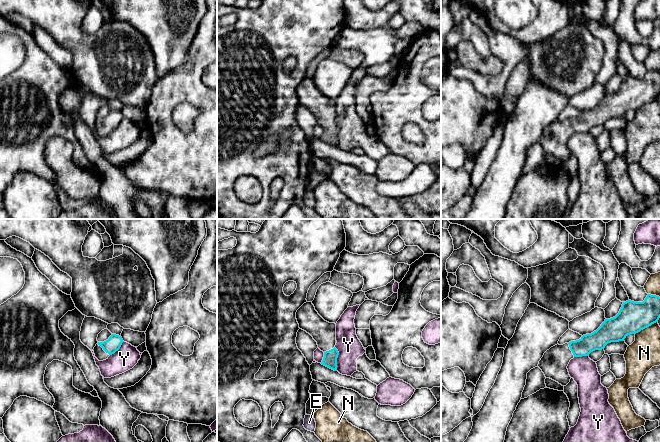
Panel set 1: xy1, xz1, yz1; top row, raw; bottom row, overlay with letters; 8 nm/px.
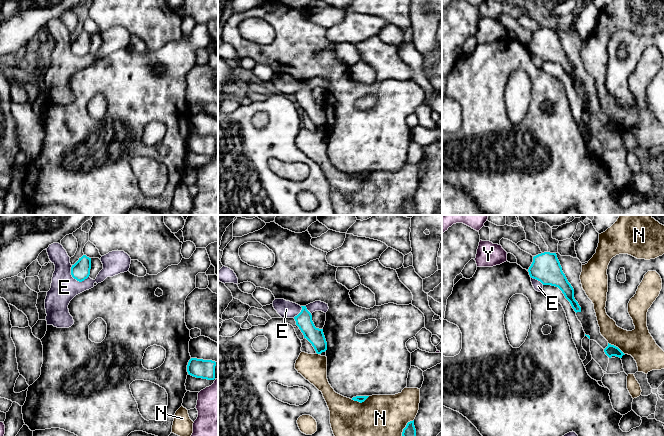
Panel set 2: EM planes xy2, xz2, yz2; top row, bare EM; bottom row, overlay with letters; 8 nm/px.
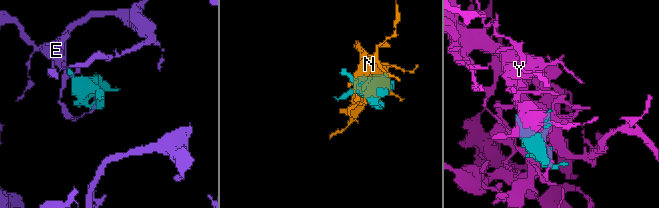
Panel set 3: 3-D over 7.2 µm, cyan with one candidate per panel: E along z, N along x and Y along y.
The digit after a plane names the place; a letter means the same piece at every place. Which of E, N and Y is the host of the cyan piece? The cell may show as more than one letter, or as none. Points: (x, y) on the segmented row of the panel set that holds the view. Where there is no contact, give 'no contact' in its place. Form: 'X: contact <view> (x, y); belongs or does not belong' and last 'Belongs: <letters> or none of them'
E: contact xy2 (75, 278); does not belong
N: contact yz1 (646, 327); does not belong
Y: contact xz1 (336, 359); does not belong
Belongs: none of them

